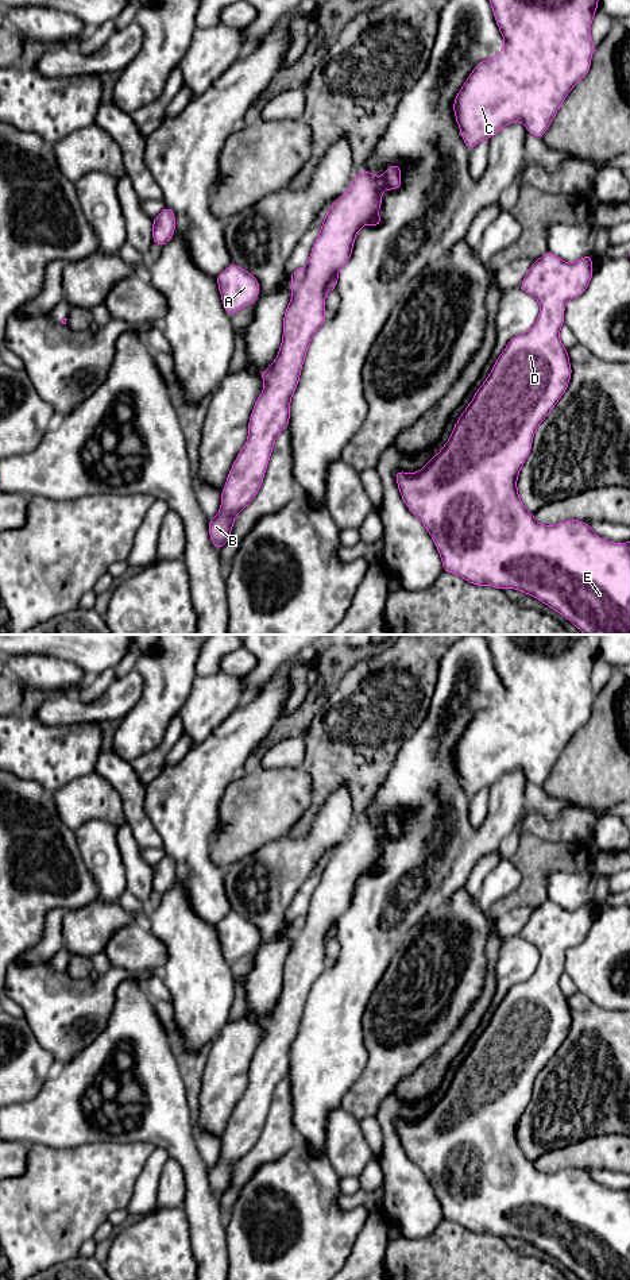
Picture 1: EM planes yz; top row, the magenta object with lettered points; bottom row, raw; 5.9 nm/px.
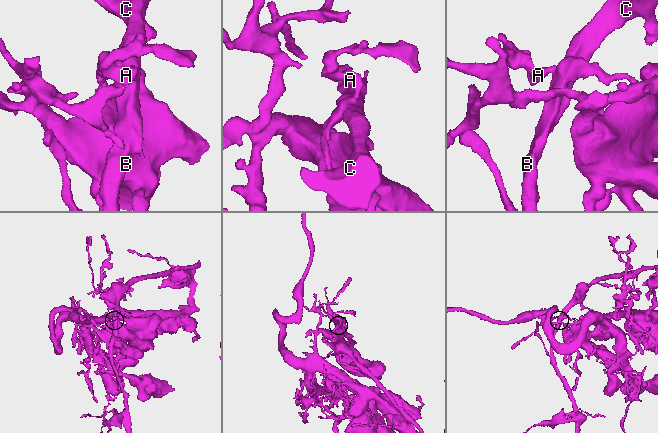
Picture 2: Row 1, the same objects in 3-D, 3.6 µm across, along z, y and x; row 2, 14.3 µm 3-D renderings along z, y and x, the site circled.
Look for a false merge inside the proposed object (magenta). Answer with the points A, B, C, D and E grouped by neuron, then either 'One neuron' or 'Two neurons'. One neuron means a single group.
Groups: A D E / B C. Two neurons

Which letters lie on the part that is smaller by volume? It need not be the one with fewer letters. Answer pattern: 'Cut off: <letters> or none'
Cut off: B, C

